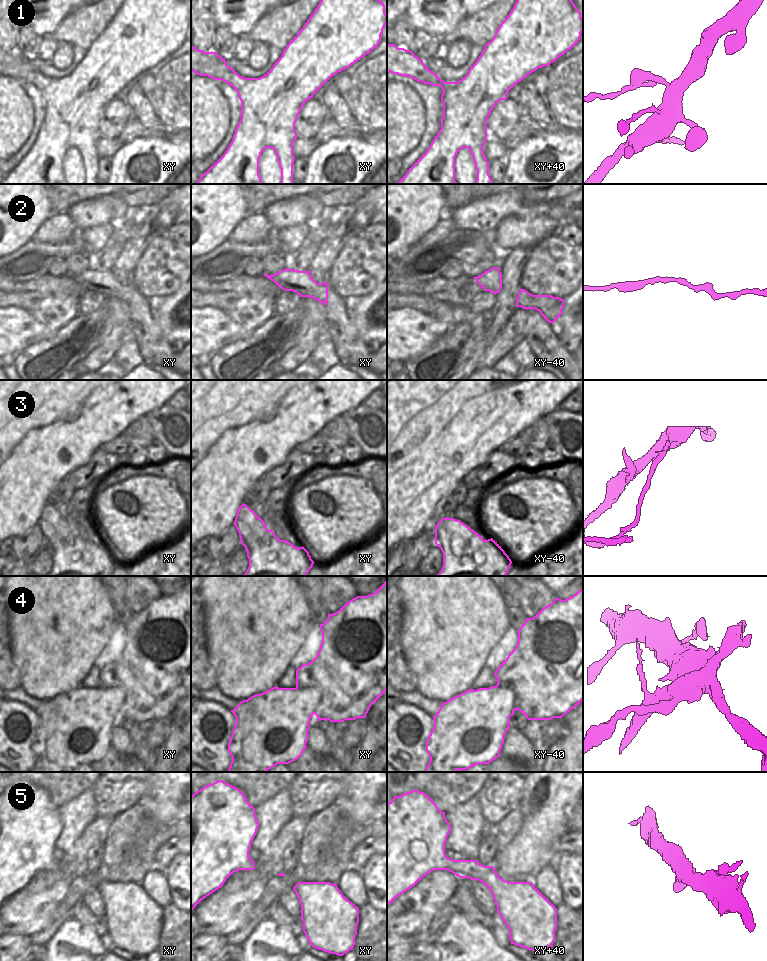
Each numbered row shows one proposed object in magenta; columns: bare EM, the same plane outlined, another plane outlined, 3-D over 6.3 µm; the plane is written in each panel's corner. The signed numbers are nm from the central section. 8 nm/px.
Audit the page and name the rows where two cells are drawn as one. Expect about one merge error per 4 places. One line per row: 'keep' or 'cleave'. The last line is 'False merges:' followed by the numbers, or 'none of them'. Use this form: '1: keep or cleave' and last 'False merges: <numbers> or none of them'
1: keep
2: keep
3: cleave
4: cleave
5: keep
False merges: 3, 4

